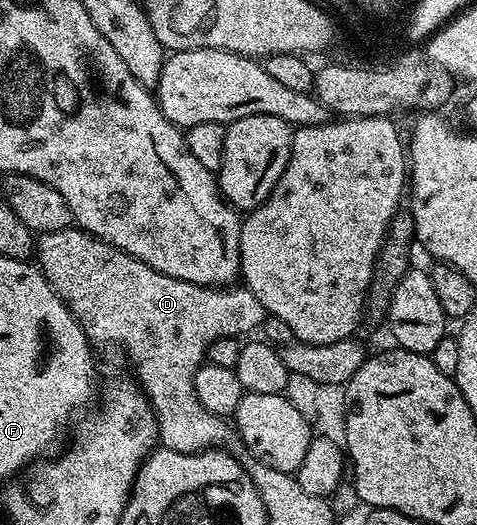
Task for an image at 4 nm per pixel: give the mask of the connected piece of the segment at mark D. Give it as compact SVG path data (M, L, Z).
M75 225L60 231L54 231L53 233L39 235L37 239L37 259L38 255L37 266L39 270L42 271L43 276L49 281L51 288L61 297L63 304L71 310L73 317L87 335L87 340L91 343L92 348L99 349L99 347L107 346L111 351L120 351L131 362L132 373L130 372L130 374L133 376L134 382L138 383L139 388L143 391L143 396L147 398L155 414L157 429L159 430L158 442L162 446L174 451L210 451L212 449L222 449L232 453L239 453L239 451L242 452L244 450L243 441L239 438L234 426L224 416L209 413L209 409L205 409L205 405L201 405L201 401L197 401L195 374L200 365L206 360L207 350L213 341L217 341L221 337L247 337L243 335L249 334L254 327L255 330L262 328L265 318L263 306L261 301L257 301L257 297L253 297L253 293L247 290L246 286L202 287L201 285L193 285L189 281L181 281L177 277L169 277L165 273L157 273L157 269L137 261L132 255L126 255L124 251L119 251L113 245L95 238L88 231L82 230Z

